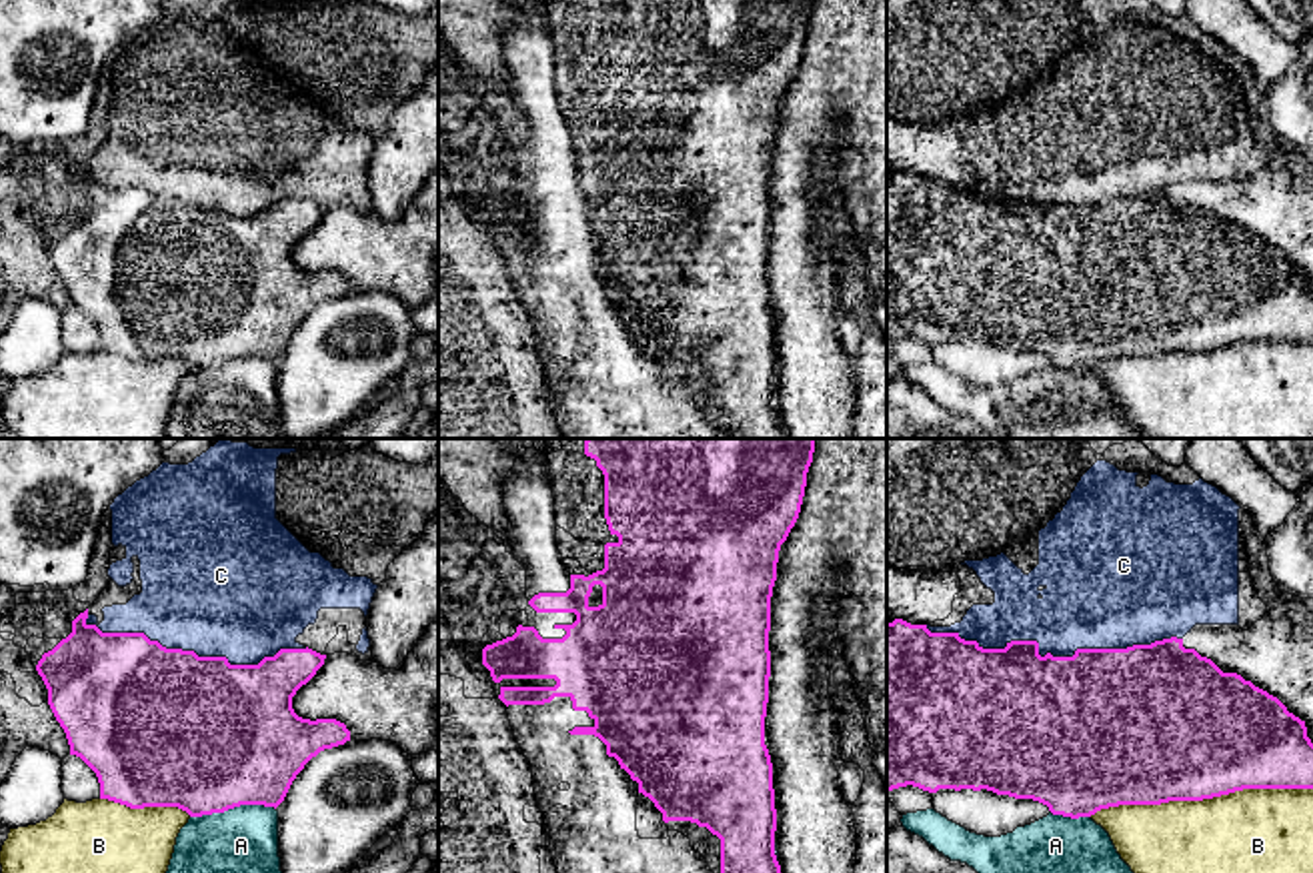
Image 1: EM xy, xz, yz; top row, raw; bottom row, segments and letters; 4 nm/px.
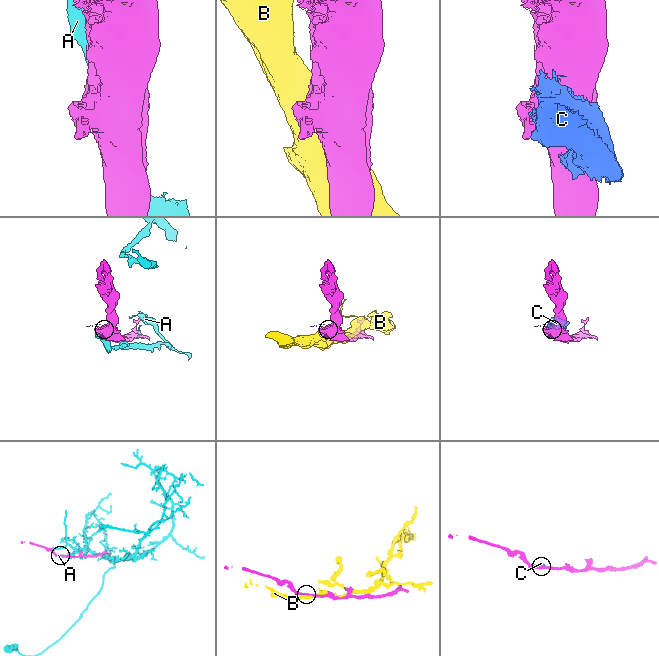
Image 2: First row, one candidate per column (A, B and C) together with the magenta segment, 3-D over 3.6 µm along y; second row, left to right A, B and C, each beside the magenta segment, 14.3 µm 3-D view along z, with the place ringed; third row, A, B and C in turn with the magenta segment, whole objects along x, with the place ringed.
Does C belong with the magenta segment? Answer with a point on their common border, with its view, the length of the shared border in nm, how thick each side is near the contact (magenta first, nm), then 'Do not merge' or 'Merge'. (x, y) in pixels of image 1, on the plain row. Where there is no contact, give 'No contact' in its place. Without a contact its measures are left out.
Touches magenta at yz (1049, 205). Shared border 1050 nm. Thickness 480 nm (magenta) against 360 nm. Do not merge

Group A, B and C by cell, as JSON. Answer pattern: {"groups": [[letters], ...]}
{"groups": [["A"], ["B"], ["C"]]}

